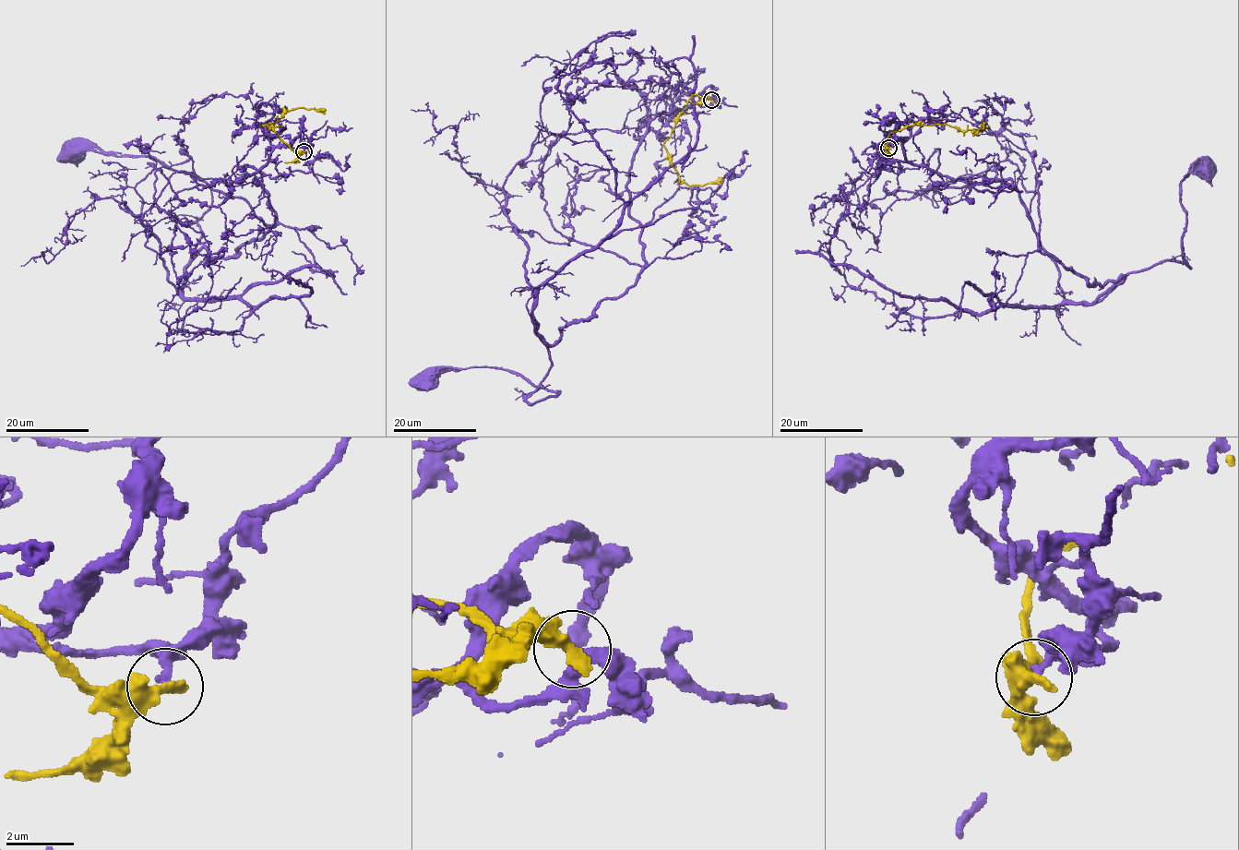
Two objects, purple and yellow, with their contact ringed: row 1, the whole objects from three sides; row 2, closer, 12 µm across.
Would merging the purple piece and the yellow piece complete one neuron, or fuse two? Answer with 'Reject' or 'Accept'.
Reject

